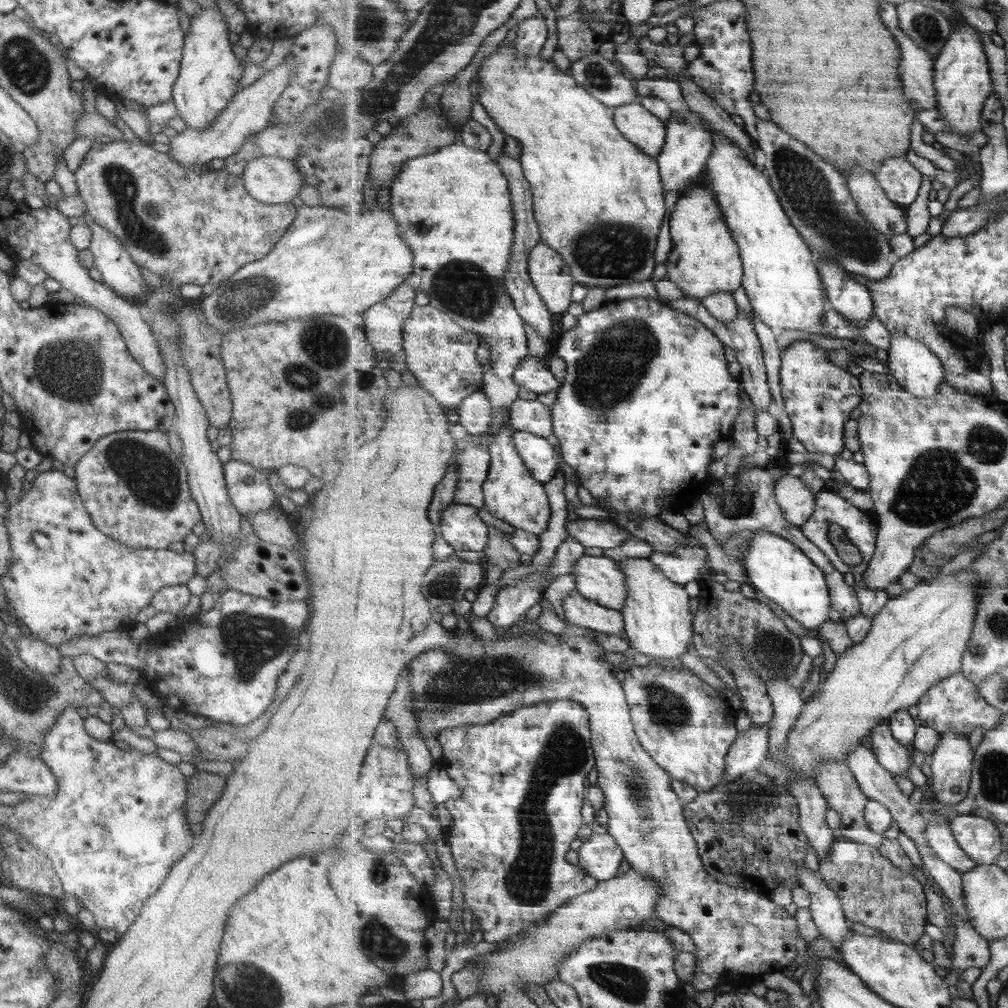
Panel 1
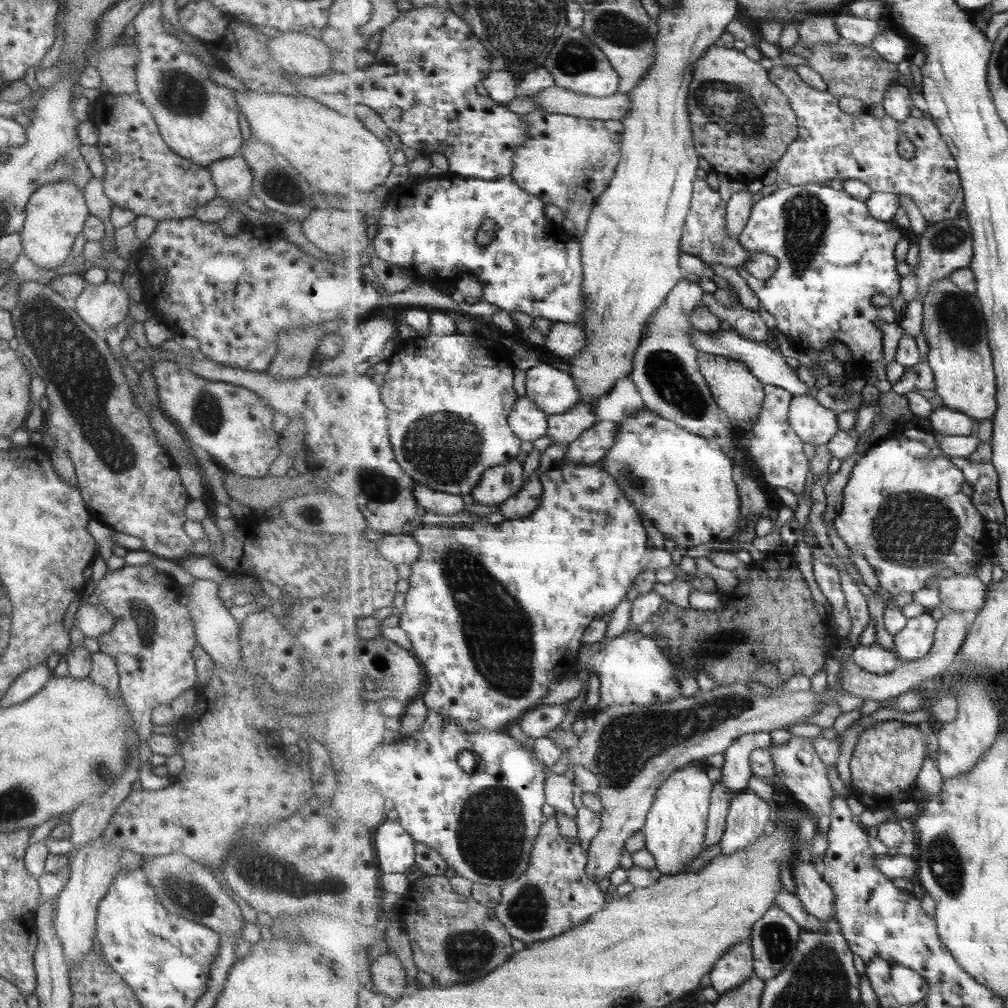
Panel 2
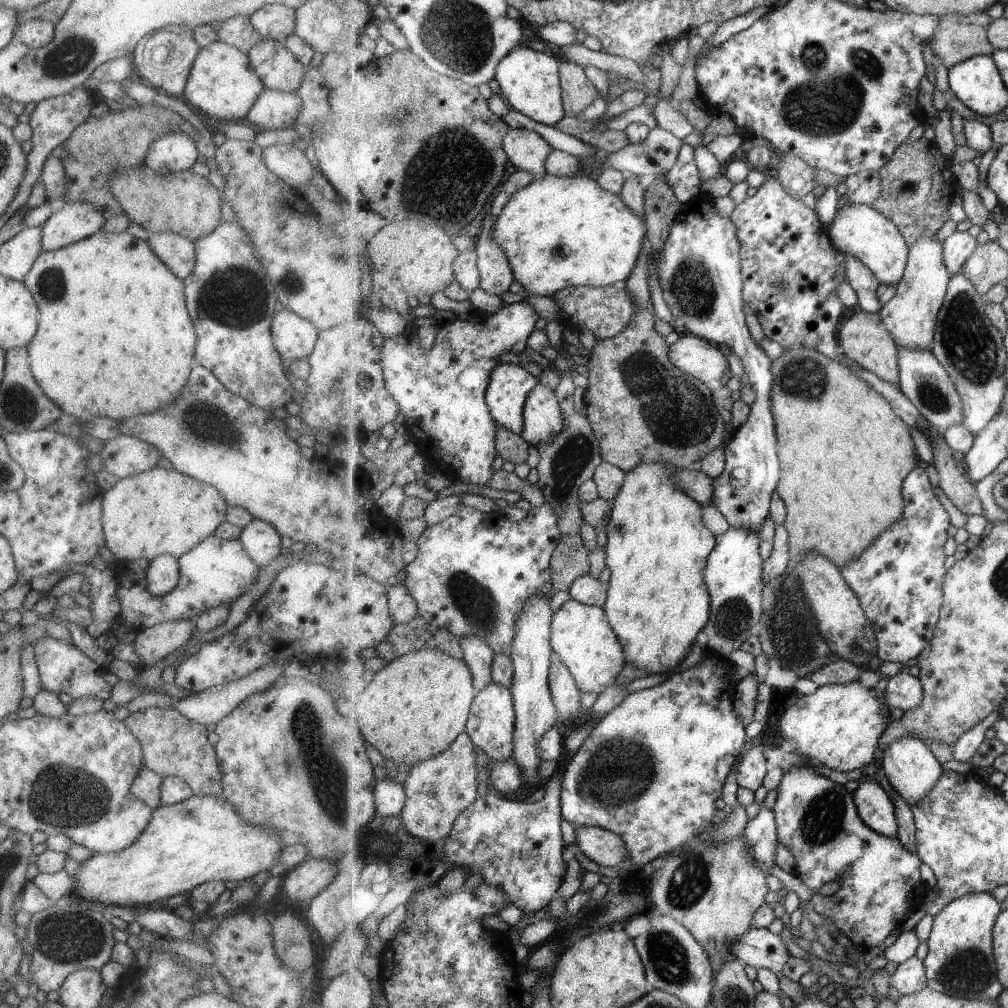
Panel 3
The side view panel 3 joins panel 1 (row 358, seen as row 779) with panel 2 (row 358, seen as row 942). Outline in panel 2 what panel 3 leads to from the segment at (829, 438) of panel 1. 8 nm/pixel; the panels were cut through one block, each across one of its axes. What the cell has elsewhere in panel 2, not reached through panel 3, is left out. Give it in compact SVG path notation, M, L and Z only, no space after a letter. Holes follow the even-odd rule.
M822 184L783 185L756 203L746 227L738 236L743 246L752 253L765 253L779 261L778 271L767 280L745 276L746 282L759 302L776 320L776 328L800 349L817 352L828 347L835 339L844 342L859 364L859 375L864 376L865 366L883 358L883 330L875 320L891 324L897 321L892 307L873 305L873 296L883 294L897 298L902 292L901 274L897 272L895 249L903 240L903 231L894 221L883 222L870 213L863 200L851 196L843 188L835 190Z

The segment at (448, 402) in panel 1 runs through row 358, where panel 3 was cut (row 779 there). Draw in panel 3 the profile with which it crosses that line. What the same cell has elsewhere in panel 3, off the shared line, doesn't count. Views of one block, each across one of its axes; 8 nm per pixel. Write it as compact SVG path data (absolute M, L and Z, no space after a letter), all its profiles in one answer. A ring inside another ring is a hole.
M463 731L445 752L415 764L403 778L407 800L400 817L413 836L430 841L446 839L459 815L478 799L475 745L472 736Z

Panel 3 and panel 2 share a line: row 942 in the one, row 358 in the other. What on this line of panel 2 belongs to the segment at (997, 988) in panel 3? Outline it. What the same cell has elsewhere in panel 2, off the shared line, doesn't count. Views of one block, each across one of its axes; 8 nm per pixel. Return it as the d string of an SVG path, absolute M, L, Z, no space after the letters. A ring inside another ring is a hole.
M950 278L936 280L925 299L922 332L928 345L928 363L934 368L934 392L942 398L943 406L969 414L975 427L985 420L993 420L998 411L998 386L987 319L978 294L961 290Z

